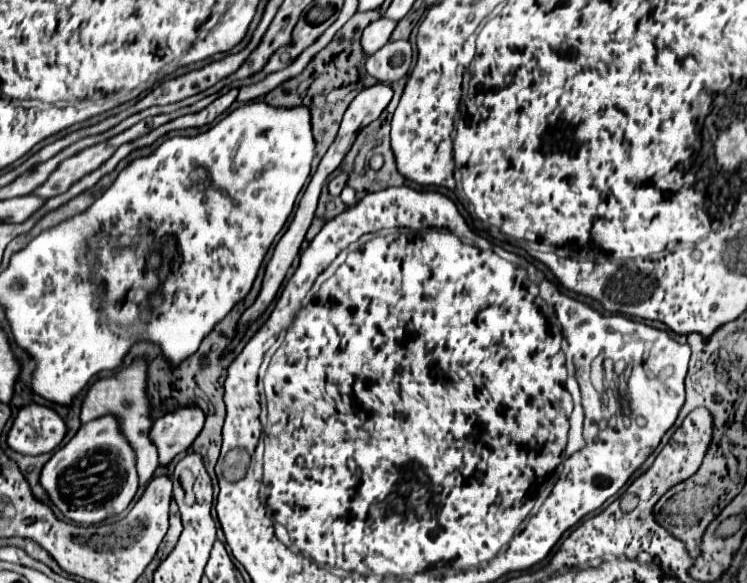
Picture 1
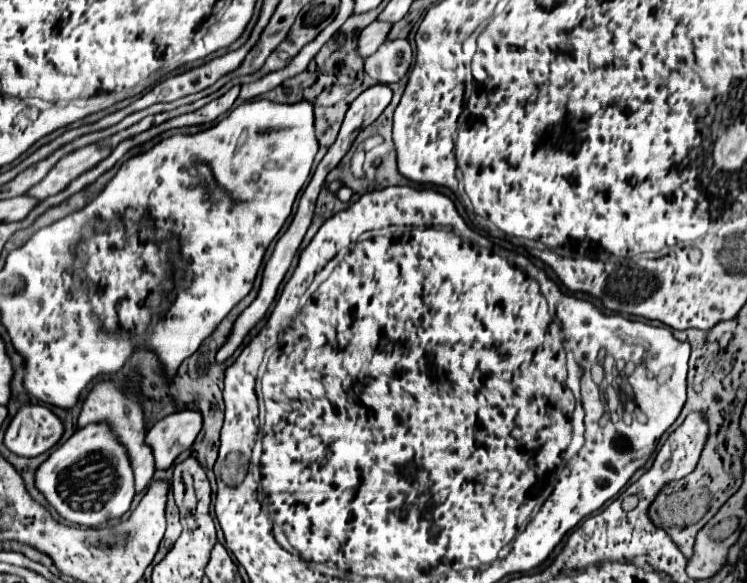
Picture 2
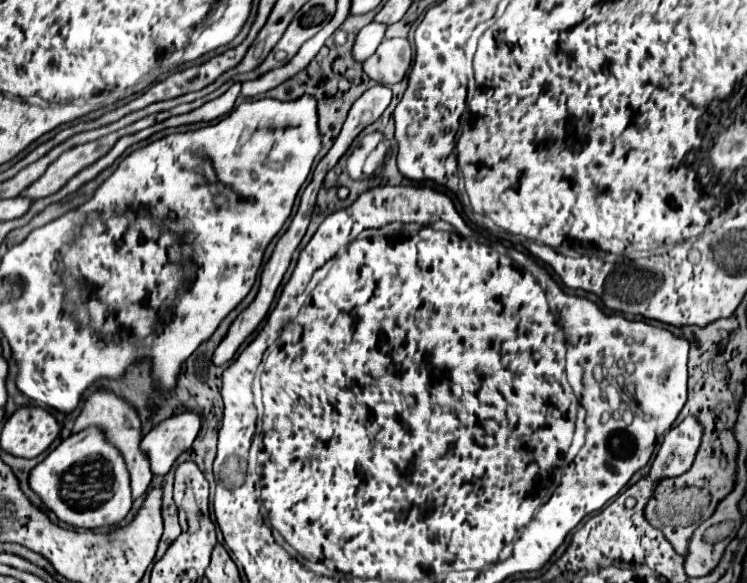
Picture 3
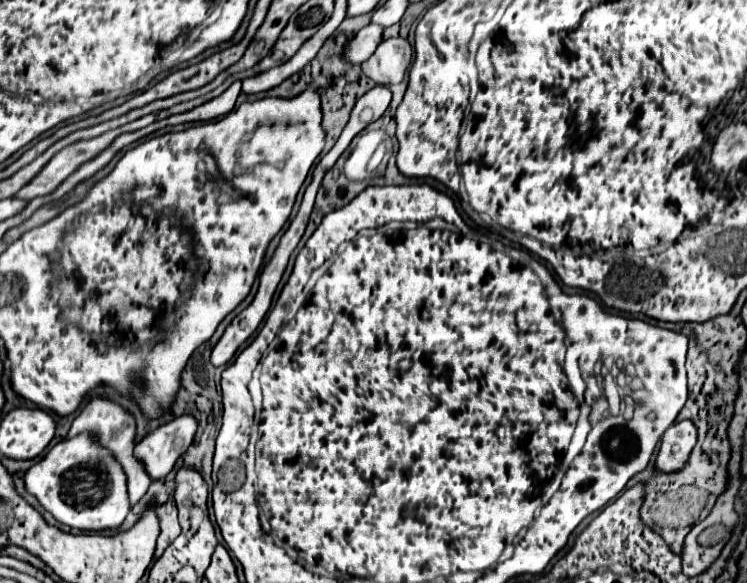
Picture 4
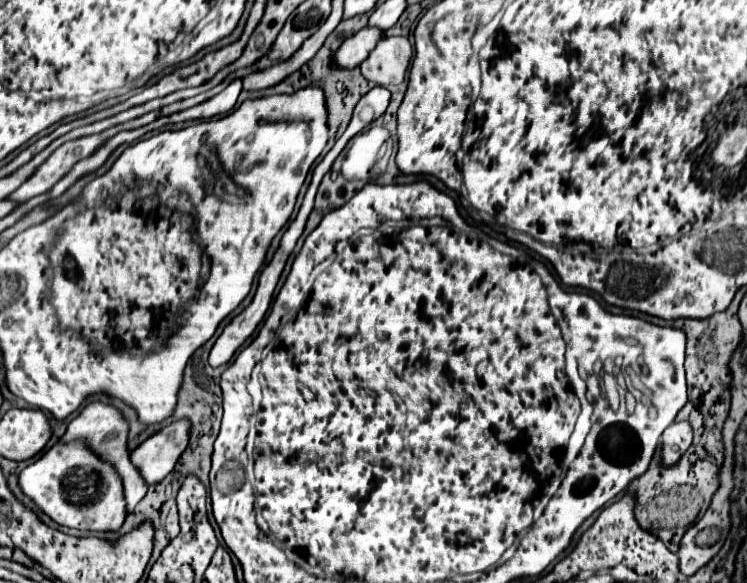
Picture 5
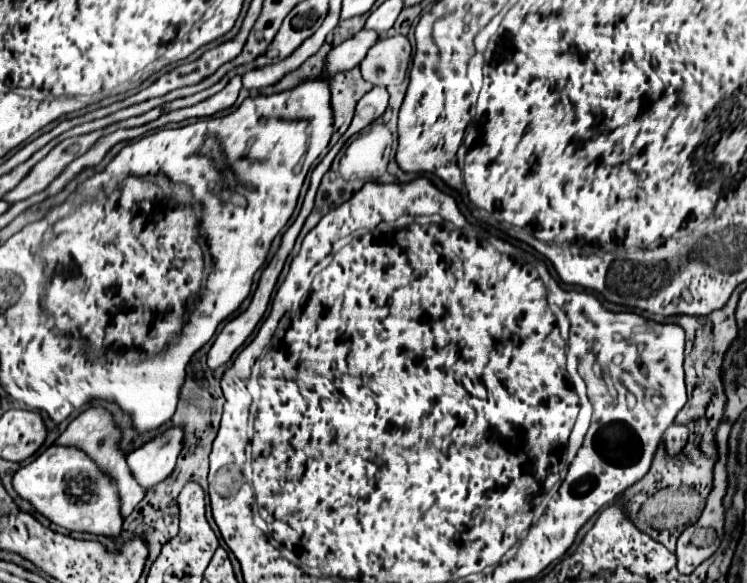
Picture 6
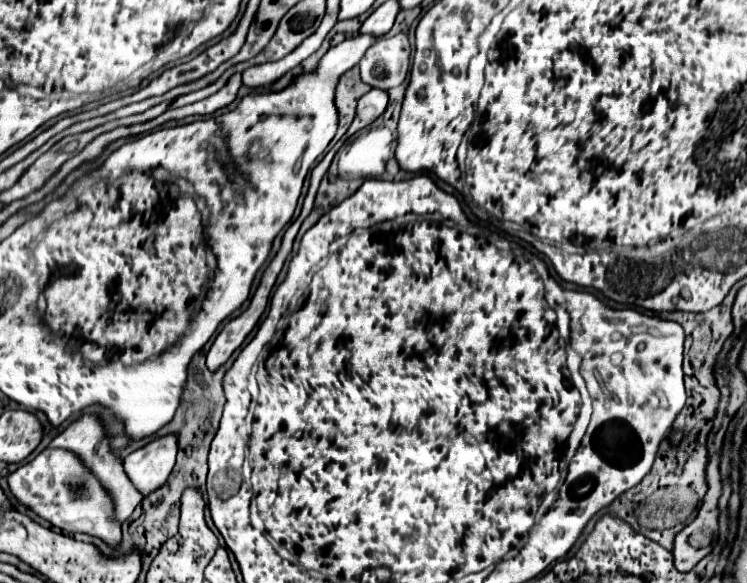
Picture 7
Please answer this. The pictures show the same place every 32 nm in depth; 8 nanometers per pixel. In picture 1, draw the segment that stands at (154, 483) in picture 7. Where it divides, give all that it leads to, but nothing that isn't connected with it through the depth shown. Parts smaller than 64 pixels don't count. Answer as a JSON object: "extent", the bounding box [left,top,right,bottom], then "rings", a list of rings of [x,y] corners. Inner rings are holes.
{"extent":[150,404,204,466],"rings":[[[196,404],[182,406],[154,422],[150,438],[158,446],[160,466],[166,466],[178,452],[184,452],[204,426],[204,412]]]}

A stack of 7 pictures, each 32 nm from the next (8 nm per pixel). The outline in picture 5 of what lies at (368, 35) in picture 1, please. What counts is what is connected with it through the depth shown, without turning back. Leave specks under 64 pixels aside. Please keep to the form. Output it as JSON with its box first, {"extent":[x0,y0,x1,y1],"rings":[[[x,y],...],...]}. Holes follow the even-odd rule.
{"extent":[336,26,382,68],"rings":[[[372,26],[362,28],[358,34],[344,40],[340,50],[336,52],[336,64],[340,64],[342,68],[360,66],[372,52],[372,48],[376,48],[380,36],[382,36],[380,28],[372,28]]]}

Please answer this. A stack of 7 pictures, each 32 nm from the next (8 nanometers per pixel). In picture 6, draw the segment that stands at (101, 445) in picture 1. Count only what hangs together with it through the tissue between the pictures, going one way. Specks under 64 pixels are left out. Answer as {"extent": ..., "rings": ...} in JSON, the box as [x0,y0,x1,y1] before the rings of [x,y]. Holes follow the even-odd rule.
{"extent":[14,446,124,536],"rings":[[[50,446],[34,462],[14,474],[14,488],[24,500],[32,502],[40,514],[62,528],[104,536],[118,536],[122,528],[124,518],[114,480],[104,476],[100,466],[80,448]]]}

